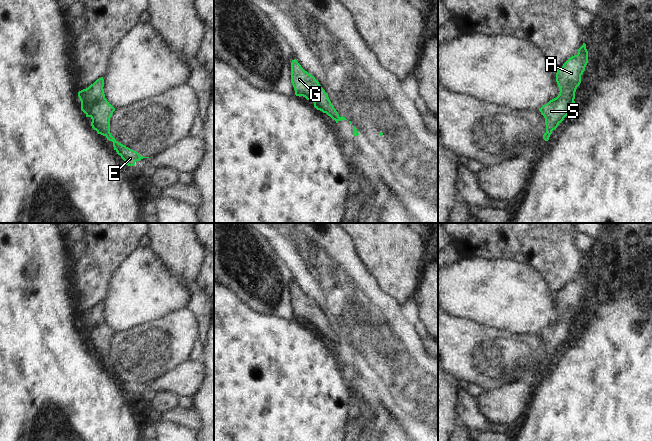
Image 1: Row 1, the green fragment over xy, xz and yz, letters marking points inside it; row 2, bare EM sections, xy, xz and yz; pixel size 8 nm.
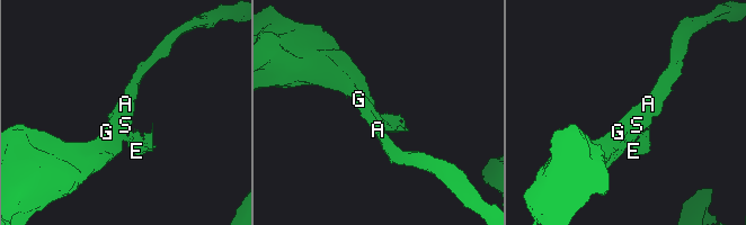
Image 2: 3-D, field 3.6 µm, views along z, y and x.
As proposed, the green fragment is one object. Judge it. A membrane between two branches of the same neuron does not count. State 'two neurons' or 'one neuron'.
two neurons

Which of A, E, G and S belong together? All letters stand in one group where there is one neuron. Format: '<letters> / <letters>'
A G S / E

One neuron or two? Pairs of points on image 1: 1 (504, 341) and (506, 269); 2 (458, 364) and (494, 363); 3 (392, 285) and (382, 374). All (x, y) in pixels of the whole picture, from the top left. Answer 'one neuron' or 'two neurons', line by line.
1: two neurons
2: one neuron
3: two neurons

